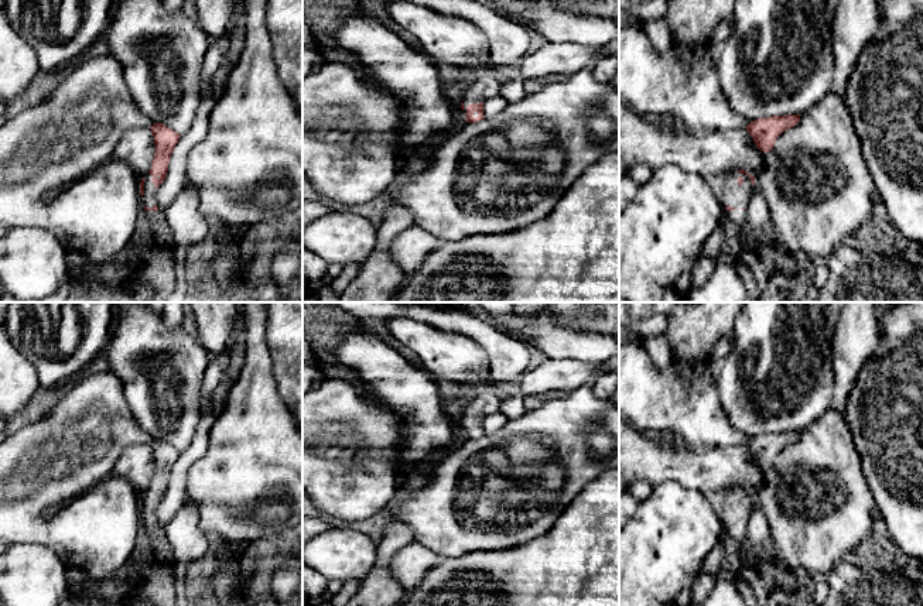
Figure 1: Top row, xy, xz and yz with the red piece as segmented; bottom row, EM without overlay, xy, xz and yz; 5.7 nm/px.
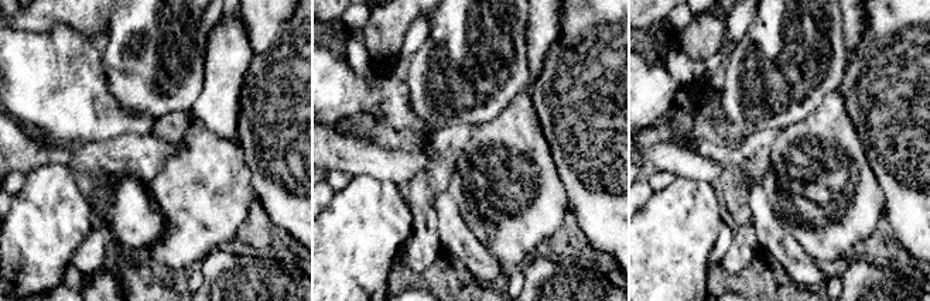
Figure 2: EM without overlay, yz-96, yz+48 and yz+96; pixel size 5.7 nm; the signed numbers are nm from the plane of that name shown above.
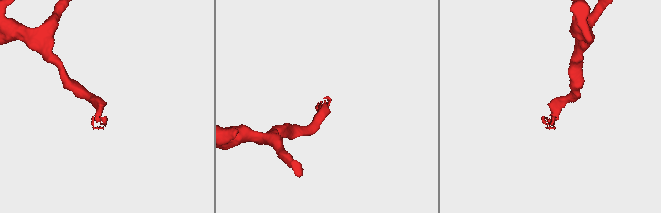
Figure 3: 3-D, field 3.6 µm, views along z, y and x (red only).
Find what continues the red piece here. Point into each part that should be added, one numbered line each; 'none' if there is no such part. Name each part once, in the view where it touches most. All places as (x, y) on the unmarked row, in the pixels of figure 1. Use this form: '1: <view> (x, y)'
1: yz (734, 512)

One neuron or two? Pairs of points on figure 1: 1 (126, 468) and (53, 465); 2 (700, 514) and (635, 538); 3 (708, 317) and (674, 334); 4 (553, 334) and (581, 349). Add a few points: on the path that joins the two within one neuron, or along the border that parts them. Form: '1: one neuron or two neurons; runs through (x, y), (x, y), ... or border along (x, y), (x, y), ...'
1: two neurons; border along (136, 444), (130, 444), (123, 451), (112, 473)
2: one neuron; runs through (684, 527), (676, 527), (665, 538), (650, 538)
3: one neuron; runs through (700, 319), (683, 334)
4: one neuron; runs through (560, 341), (574, 343)

